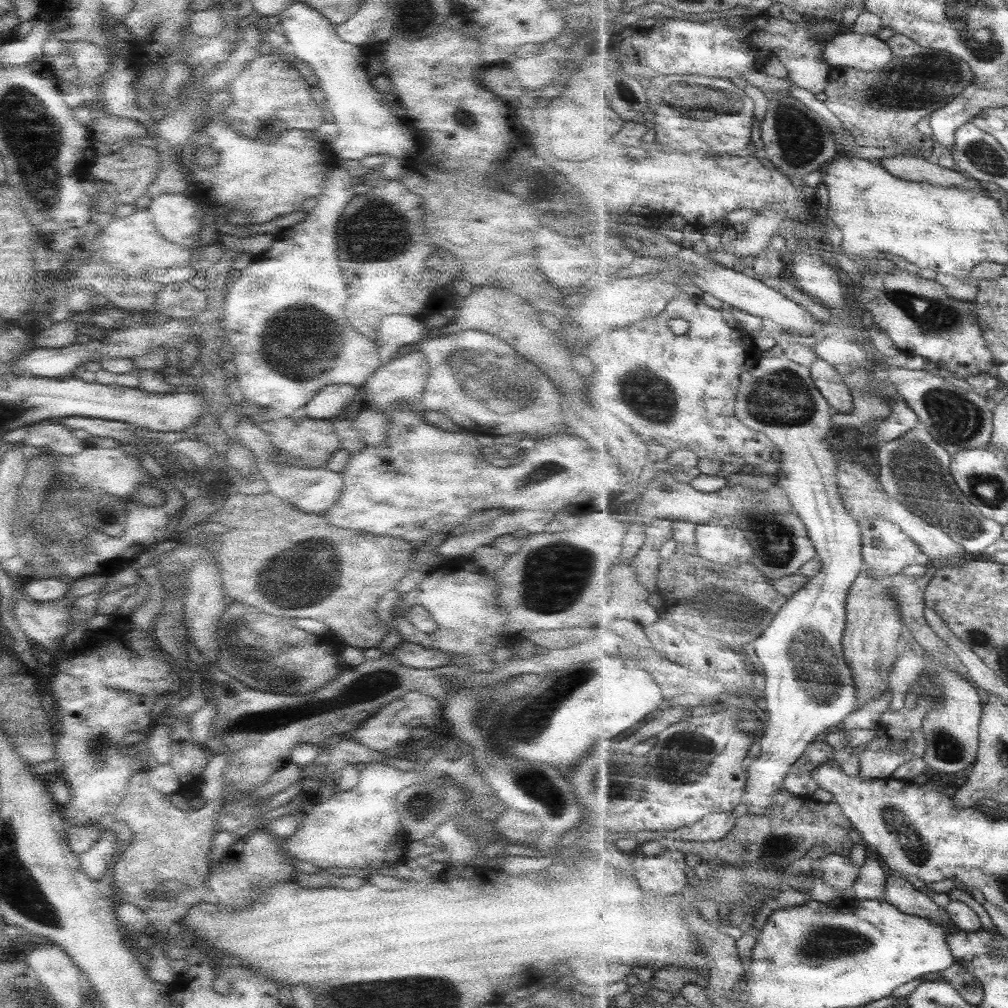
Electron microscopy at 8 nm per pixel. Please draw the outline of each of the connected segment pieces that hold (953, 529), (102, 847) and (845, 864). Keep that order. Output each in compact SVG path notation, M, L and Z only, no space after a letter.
M921 419L913 430L910 430L893 441L883 443L880 449L876 451L876 458L880 466L879 480L883 483L883 489L892 498L910 507L929 524L947 531L948 535L952 536L956 542L966 547L967 552L982 554L998 538L1002 538L1004 526L996 520L986 518L978 506L972 502L972 499L960 488L951 469L952 463L954 463L952 454L930 433L927 425Z
M104 831L103 835L98 839L90 850L84 852L80 856L80 864L85 874L98 882L105 875L106 868L111 864L111 858L115 853L118 842L114 831Z
M828 853L819 860L821 860L822 879L825 883L840 891L855 886L861 867L854 867L850 863L849 857Z

